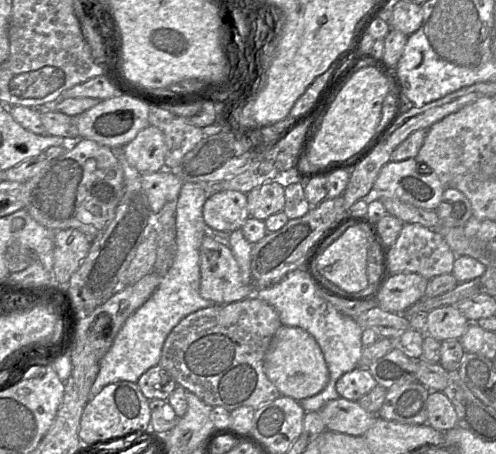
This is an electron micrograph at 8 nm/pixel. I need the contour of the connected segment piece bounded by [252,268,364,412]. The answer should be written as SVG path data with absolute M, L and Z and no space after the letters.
M303 268L289 272L279 282L263 289L253 289L253 294L259 299L271 304L279 314L282 325L300 327L309 332L319 344L327 367L329 382L318 394L299 401L303 409L319 411L328 401L340 397L336 390L338 379L345 373L359 367L363 351L363 328L355 318L342 314L319 291Z

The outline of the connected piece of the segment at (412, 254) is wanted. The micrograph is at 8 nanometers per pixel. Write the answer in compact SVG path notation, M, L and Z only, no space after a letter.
M406 223L389 248L387 272L391 277L397 273L417 273L430 280L452 273L455 259L456 254L438 232L420 224Z

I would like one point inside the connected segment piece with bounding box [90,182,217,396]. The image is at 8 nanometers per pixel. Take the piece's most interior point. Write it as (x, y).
(137, 347)

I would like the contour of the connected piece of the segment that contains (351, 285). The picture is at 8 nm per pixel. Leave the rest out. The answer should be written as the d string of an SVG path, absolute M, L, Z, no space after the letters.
M351 226L318 256L316 270L323 279L347 293L362 292L369 283L368 251L367 228Z

